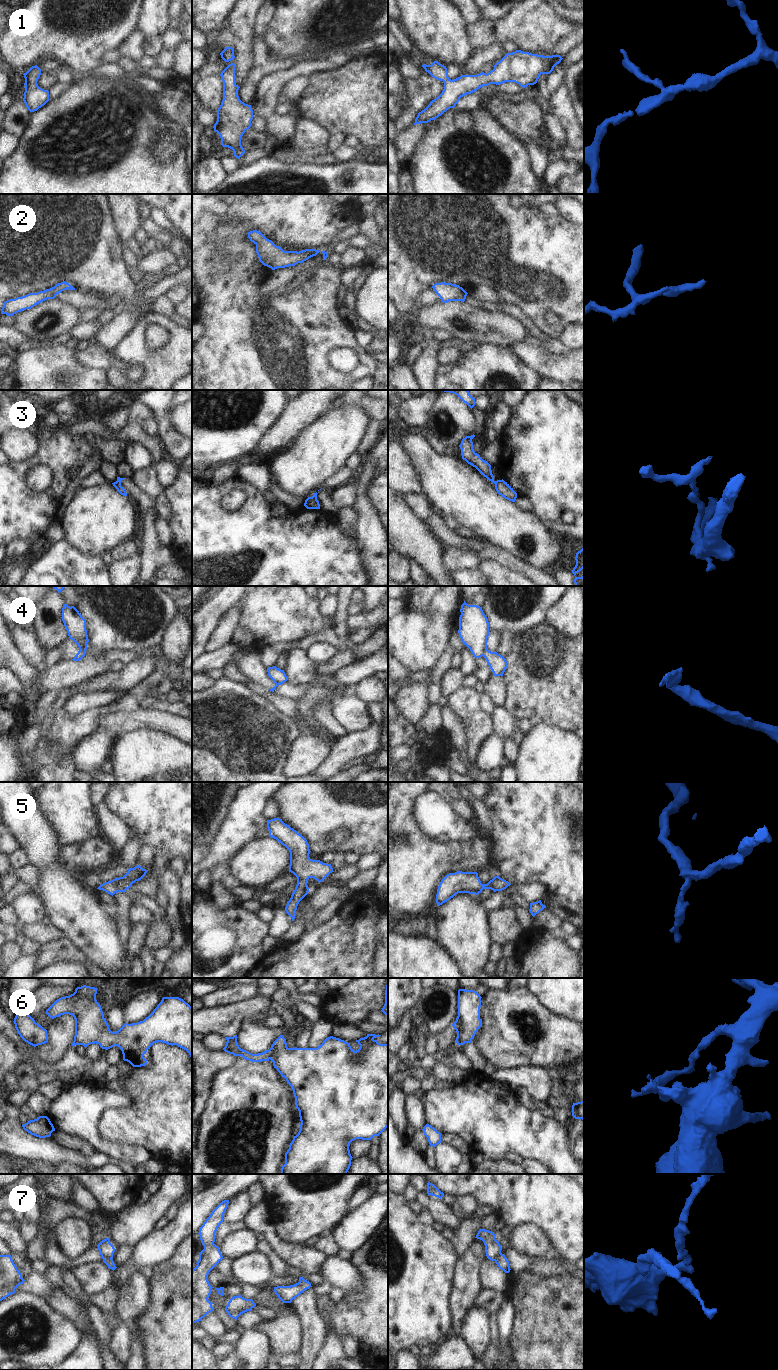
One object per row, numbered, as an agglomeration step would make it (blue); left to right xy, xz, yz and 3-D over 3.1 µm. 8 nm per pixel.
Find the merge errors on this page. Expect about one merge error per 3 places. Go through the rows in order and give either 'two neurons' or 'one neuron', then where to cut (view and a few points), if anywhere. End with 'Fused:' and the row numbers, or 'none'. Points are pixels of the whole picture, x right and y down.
1: one neuron; cut none
2: one neuron; cut none
3: two neurons; cut yz (496, 481), (494, 483)
4: two neurons; cut yz (486, 648), (483, 656)
5: one neuron; cut none
6: two neurons; cut xz (271, 1048), (271, 1054), (268, 1058)
7: two neurons; cut xy (111, 1258), (103, 1260)
Fused: 3, 4, 6, 7

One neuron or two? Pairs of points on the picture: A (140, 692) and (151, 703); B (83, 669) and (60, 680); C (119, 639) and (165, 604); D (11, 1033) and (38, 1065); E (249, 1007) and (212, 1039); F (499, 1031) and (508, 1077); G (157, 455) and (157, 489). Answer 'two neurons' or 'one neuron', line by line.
A: two neurons
B: one neuron
C: one neuron
D: one neuron
E: two neurons
F: two neurons
G: one neuron

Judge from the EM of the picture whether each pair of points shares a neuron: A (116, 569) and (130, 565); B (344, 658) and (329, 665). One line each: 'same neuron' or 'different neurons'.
A: same neuron
B: same neuron

